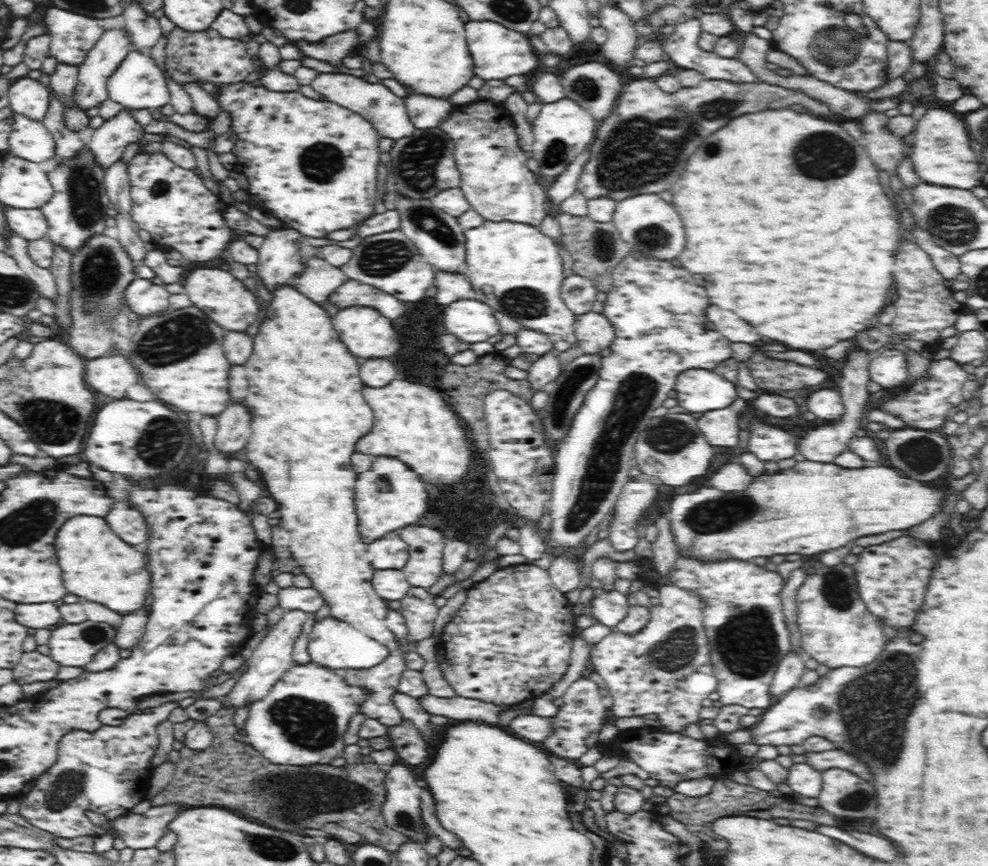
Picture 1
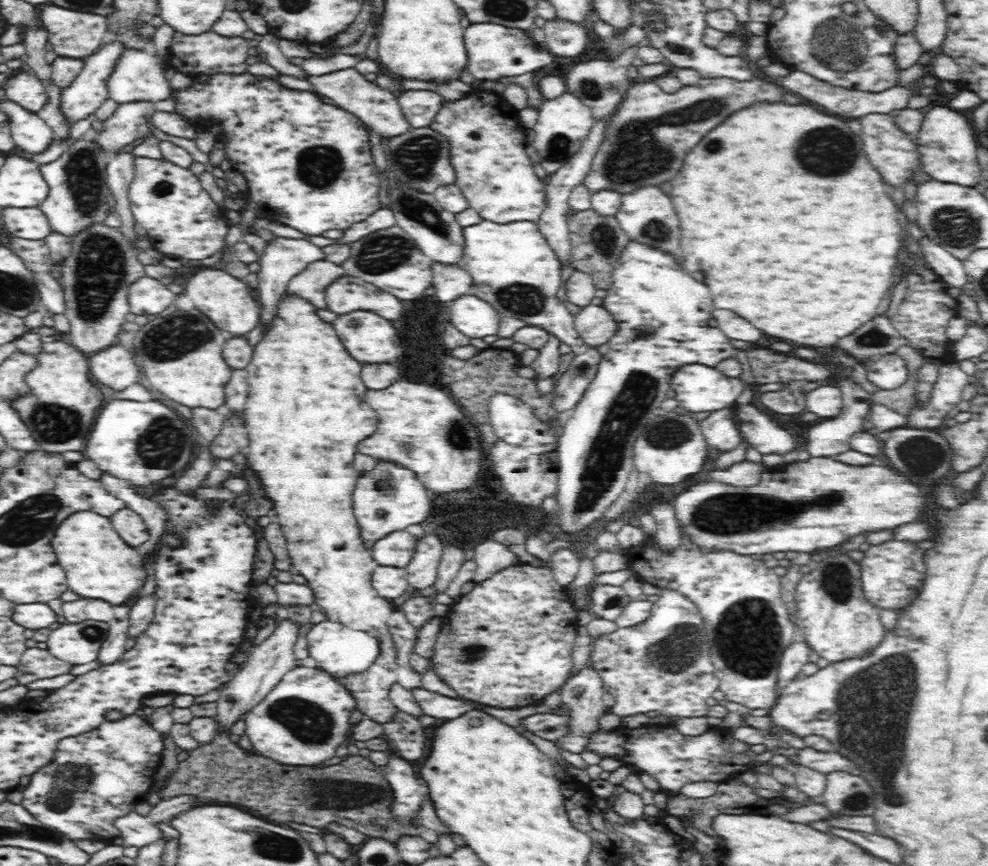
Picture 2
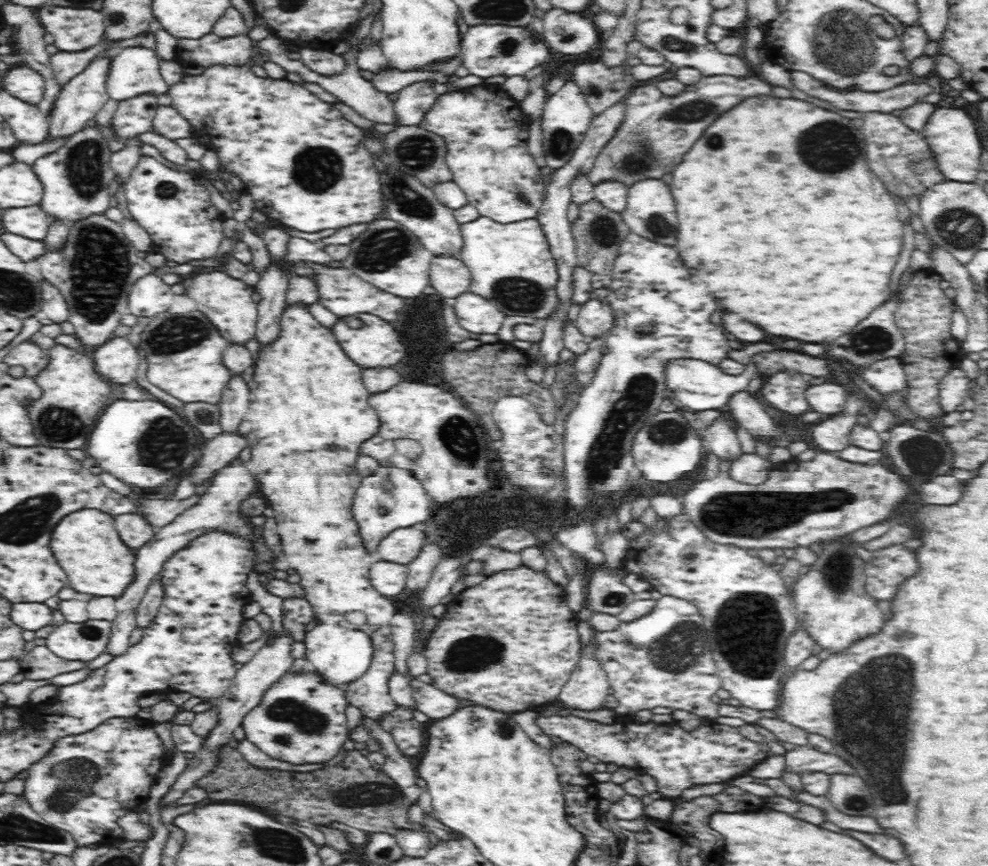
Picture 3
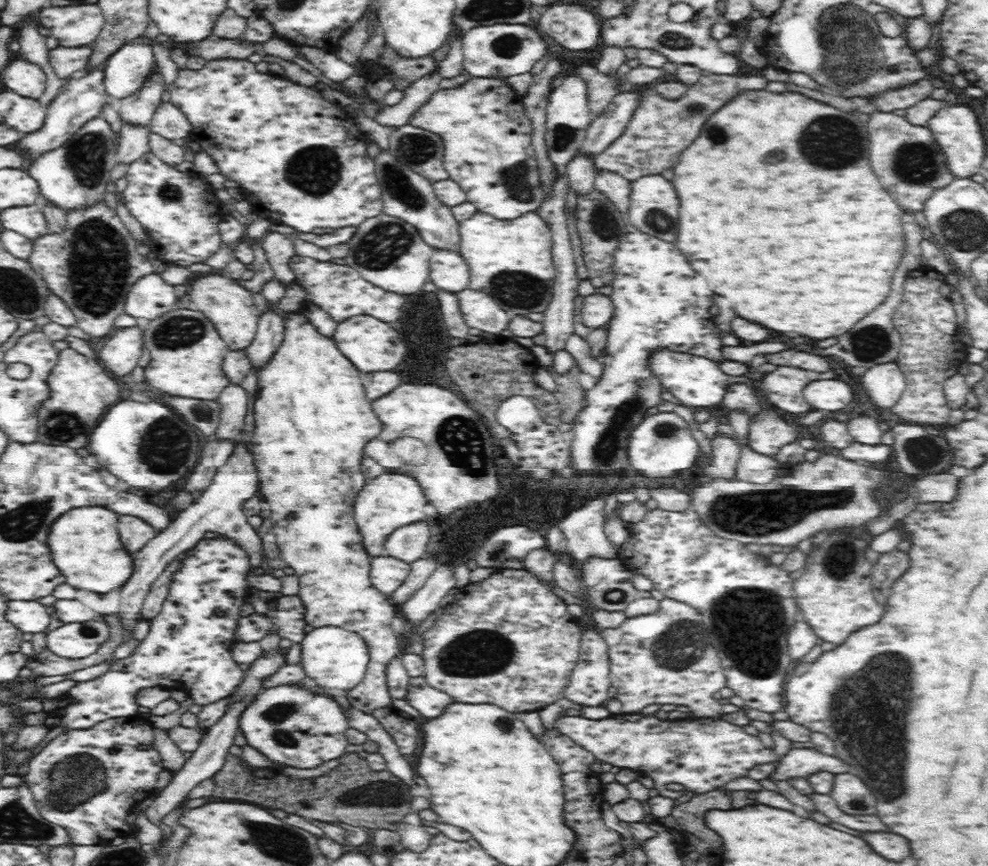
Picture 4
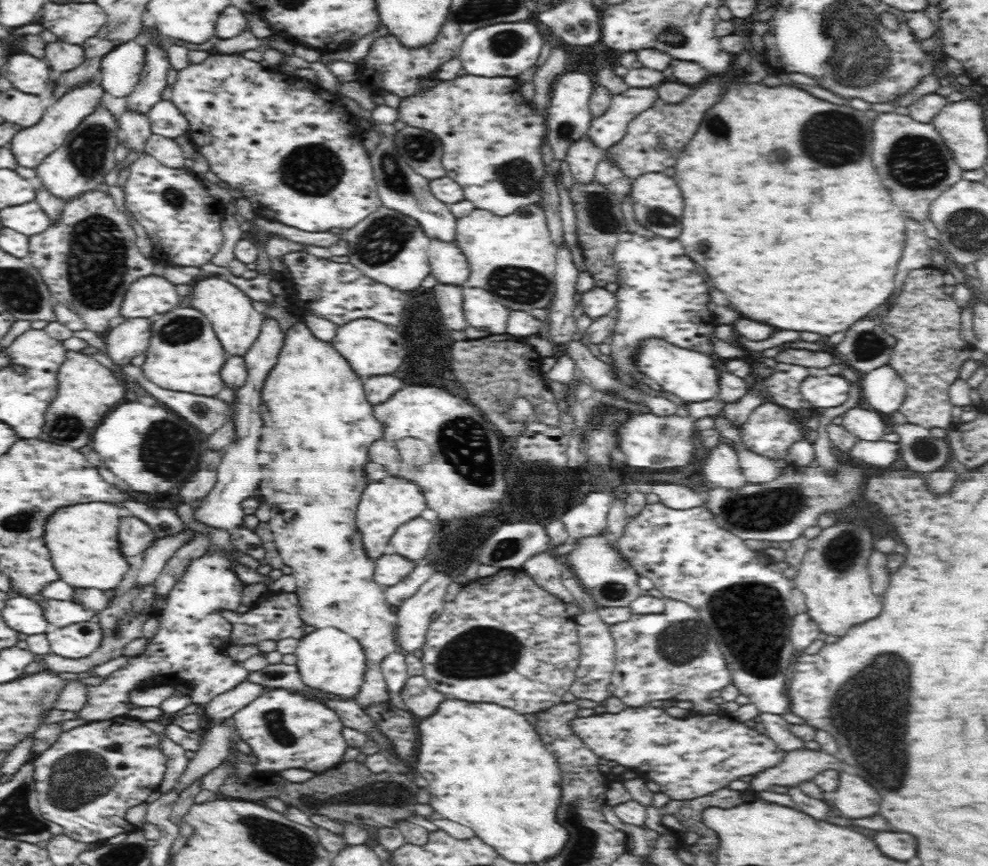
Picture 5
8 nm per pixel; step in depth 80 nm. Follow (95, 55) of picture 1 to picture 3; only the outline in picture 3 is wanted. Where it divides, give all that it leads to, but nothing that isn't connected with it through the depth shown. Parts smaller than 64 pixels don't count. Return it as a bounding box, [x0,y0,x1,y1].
[44,56,111,142]

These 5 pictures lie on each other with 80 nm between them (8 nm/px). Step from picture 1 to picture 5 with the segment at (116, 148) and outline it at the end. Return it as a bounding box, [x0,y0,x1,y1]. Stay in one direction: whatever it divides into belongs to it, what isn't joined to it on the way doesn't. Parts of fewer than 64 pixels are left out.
[127,34,171,112]

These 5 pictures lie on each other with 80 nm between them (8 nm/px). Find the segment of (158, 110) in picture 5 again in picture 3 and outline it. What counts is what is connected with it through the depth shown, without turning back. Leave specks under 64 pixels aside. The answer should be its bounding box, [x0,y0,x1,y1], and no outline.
[152,105,192,141]

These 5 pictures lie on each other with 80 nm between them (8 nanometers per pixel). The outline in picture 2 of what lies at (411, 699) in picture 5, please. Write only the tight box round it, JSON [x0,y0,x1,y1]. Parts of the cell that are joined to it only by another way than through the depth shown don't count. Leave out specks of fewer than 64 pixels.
[412,686,478,718]

